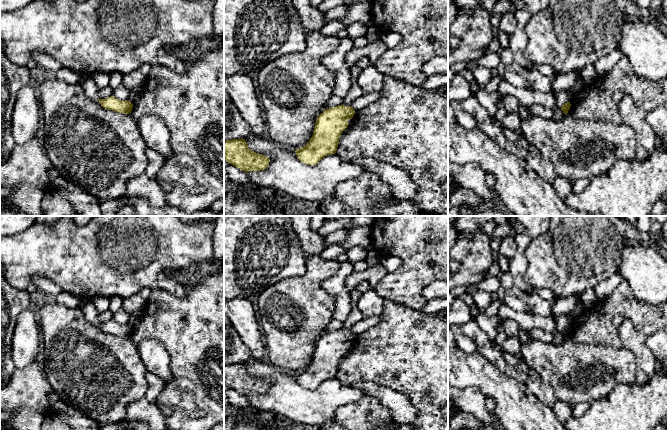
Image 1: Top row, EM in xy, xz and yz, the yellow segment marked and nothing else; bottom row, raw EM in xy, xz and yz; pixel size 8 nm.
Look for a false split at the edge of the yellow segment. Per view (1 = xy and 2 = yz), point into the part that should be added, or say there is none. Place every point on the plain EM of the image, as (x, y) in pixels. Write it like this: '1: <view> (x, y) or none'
1: none
2: none

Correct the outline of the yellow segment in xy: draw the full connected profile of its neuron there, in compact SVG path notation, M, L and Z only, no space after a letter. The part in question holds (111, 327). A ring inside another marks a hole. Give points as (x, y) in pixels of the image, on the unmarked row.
M110 320L106 323L98 323L98 325L103 332L118 337L129 338L133 332L133 328L129 324L121 325L114 320Z

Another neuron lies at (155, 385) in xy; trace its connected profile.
M147 372L146 379L148 382L148 389L145 398L152 403L157 403L158 397L165 387L165 383L156 375Z

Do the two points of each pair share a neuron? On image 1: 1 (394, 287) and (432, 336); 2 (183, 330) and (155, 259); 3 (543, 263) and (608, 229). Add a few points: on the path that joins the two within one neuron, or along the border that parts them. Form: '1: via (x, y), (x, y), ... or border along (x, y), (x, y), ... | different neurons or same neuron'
1: border along (388, 299), (400, 301), (409, 307), (419, 310) | different neurons
2: border along (191, 285), (182, 296), (152, 289) | different neurons
3: via (559, 261), (567, 260), (571, 257), (592, 236) | same neuron

